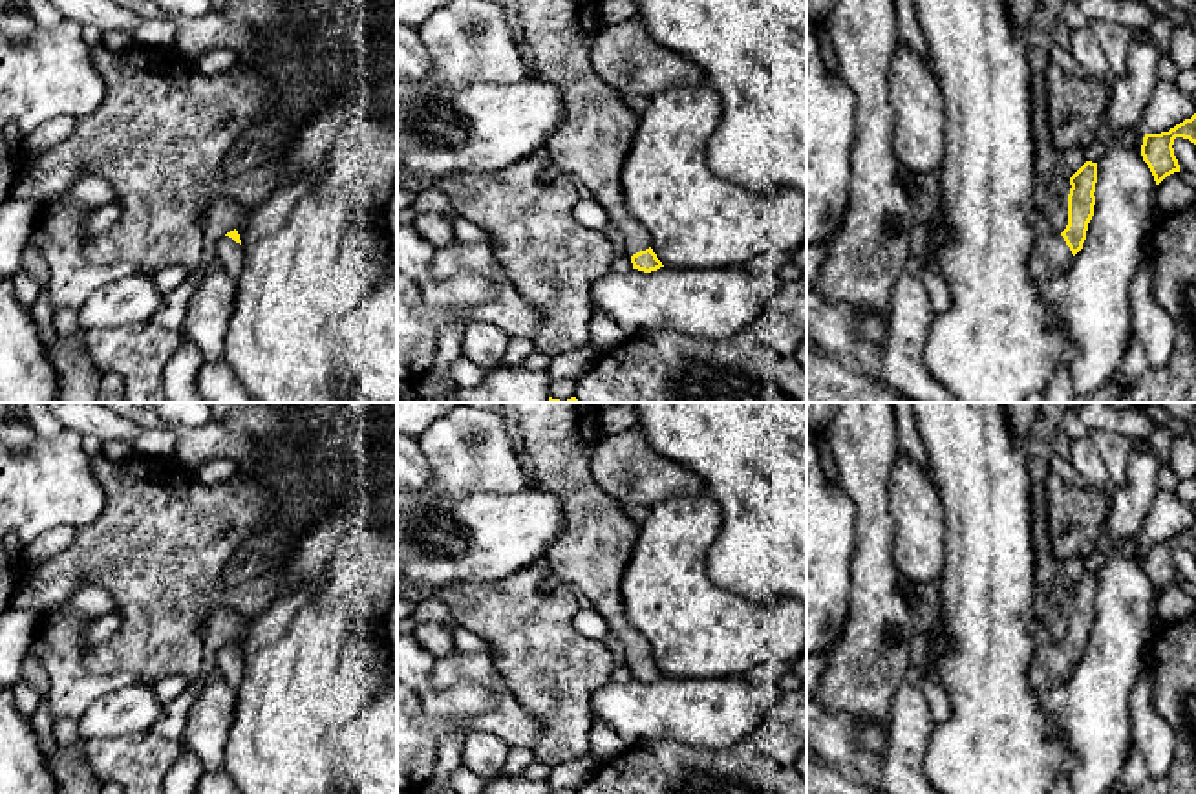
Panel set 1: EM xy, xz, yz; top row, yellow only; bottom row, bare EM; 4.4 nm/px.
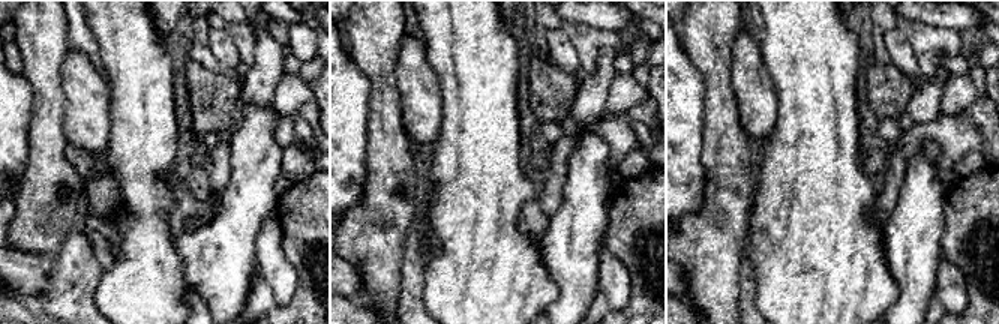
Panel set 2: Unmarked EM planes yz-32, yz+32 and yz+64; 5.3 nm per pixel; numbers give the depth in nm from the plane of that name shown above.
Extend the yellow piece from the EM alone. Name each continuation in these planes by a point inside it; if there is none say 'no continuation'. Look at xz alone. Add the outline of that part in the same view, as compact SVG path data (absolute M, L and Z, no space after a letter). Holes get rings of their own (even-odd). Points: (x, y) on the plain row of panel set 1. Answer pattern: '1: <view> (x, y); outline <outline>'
1: xz (593, 551); outline M514 402L523 446L534 467L532 487L556 494L565 510L567 523L561 536L549 547L545 560L550 580L582 589L593 609L607 622L624 648L627 666L651 657L646 637L631 626L622 600L622 578L635 549L640 525L636 525L622 505L607 496L593 479L591 457L600 432L598 402Z

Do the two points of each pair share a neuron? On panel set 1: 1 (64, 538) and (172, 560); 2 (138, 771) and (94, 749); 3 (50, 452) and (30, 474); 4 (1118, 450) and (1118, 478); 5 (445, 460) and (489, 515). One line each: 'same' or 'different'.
1: different
2: same
3: same
4: same
5: different

